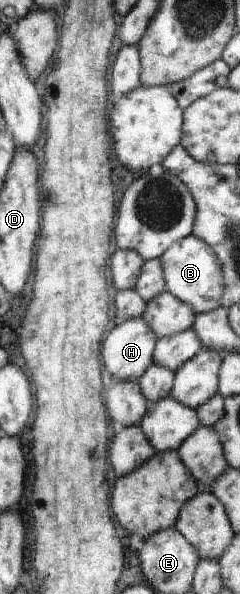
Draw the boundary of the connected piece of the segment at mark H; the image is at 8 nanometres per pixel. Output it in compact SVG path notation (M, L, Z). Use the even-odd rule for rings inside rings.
M139 317L115 324L103 342L103 364L121 381L137 381L152 363L156 334L148 322Z

